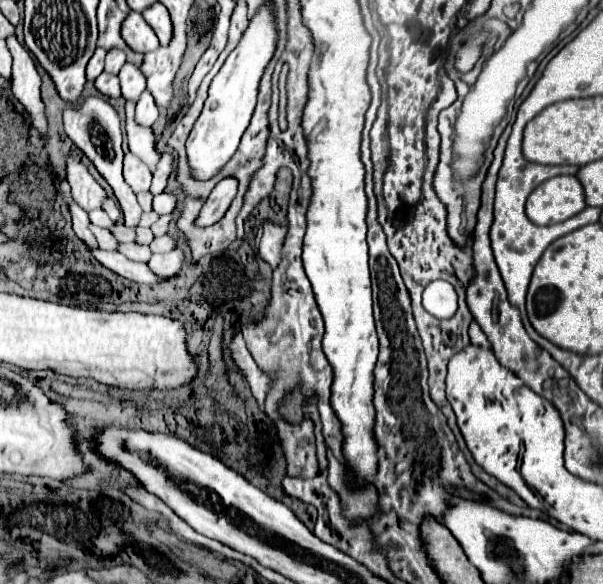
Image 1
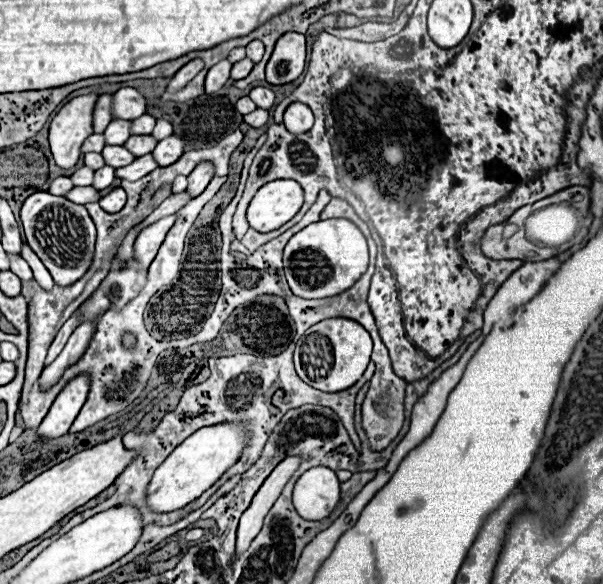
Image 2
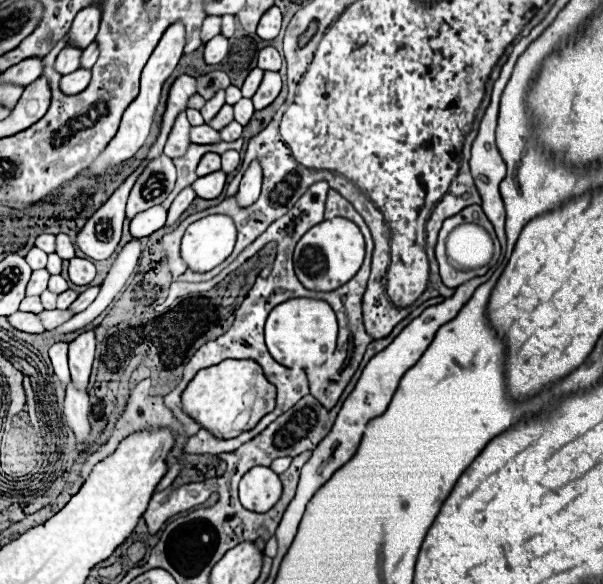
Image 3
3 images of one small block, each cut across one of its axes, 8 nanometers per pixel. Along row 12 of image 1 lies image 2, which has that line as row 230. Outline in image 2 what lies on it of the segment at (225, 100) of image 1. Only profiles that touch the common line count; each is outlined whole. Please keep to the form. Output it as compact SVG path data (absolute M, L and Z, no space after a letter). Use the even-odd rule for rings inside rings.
M274 180L264 184L252 198L246 218L256 232L272 232L296 216L304 202L304 192L294 180Z

